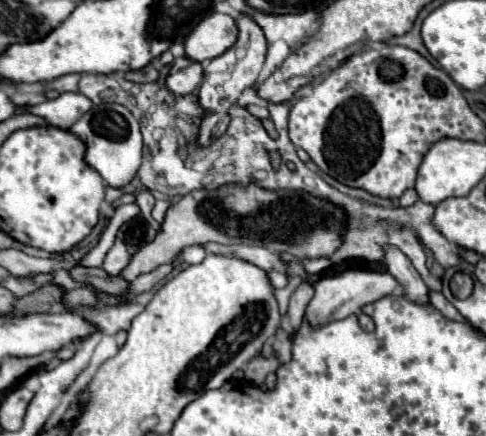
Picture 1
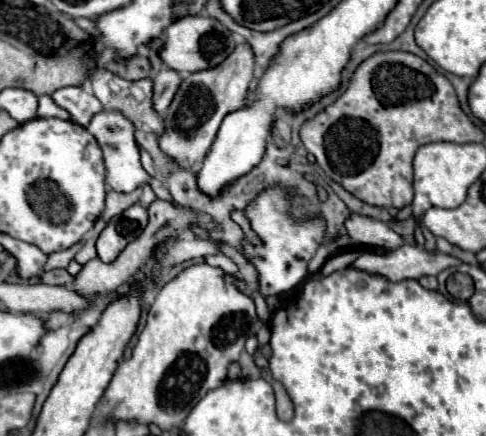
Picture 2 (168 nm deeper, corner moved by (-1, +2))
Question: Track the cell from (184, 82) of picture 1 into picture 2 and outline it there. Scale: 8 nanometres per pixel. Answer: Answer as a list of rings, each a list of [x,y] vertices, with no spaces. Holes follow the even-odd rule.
[[[165,68],[157,74],[157,78],[153,80],[153,104],[155,104],[155,110],[159,114],[165,114],[171,100],[175,98],[175,92],[179,90],[179,84],[181,84],[181,74],[177,70],[171,70],[171,68]]]

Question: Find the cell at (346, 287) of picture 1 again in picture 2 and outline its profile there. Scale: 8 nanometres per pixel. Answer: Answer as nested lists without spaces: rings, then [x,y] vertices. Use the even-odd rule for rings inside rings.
[[[403,244],[403,248],[397,248],[395,252],[363,252],[351,264],[351,268],[367,274],[379,274],[391,282],[401,282],[411,278],[419,280],[421,276],[437,276],[441,270],[453,264],[459,264],[459,260],[445,256],[441,252],[429,254],[419,246]]]

